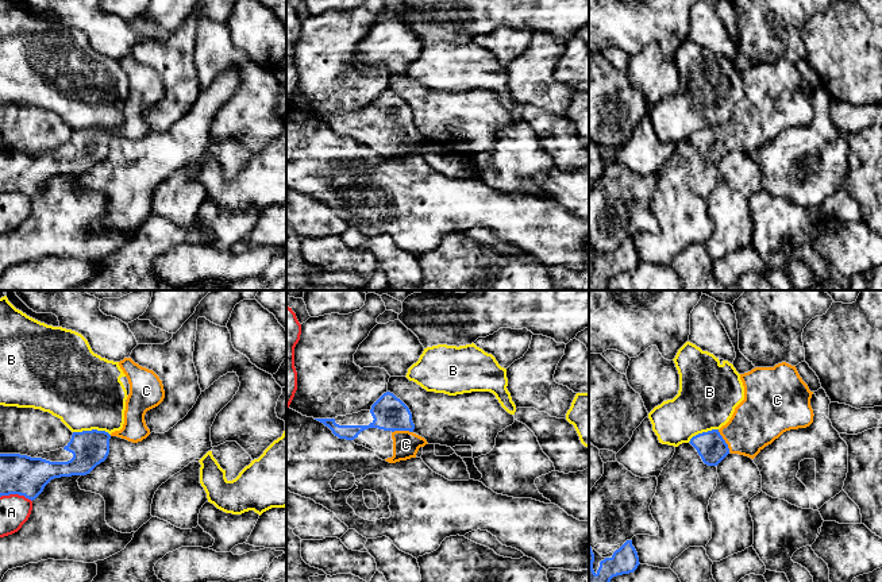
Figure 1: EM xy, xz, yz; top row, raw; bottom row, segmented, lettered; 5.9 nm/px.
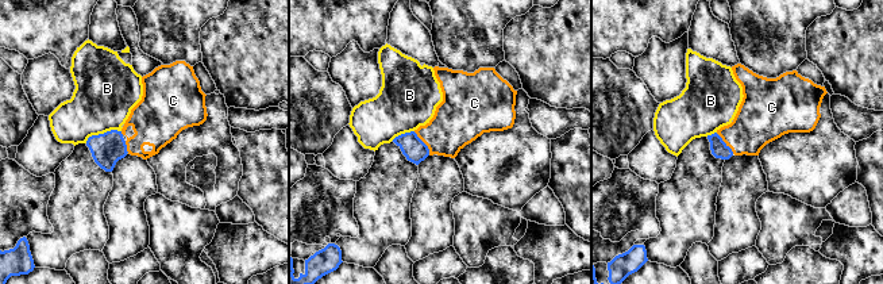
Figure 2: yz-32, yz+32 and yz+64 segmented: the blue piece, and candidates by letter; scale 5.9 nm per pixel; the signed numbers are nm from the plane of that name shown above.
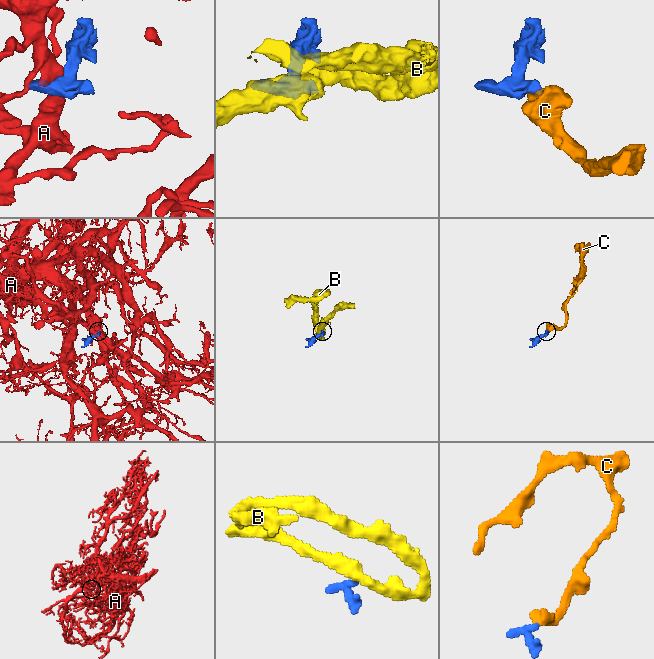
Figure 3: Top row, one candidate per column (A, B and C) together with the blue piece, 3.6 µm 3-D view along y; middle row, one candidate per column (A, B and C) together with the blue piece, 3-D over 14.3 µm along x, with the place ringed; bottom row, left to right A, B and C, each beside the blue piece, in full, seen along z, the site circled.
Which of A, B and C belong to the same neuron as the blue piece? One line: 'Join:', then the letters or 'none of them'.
Join: C

